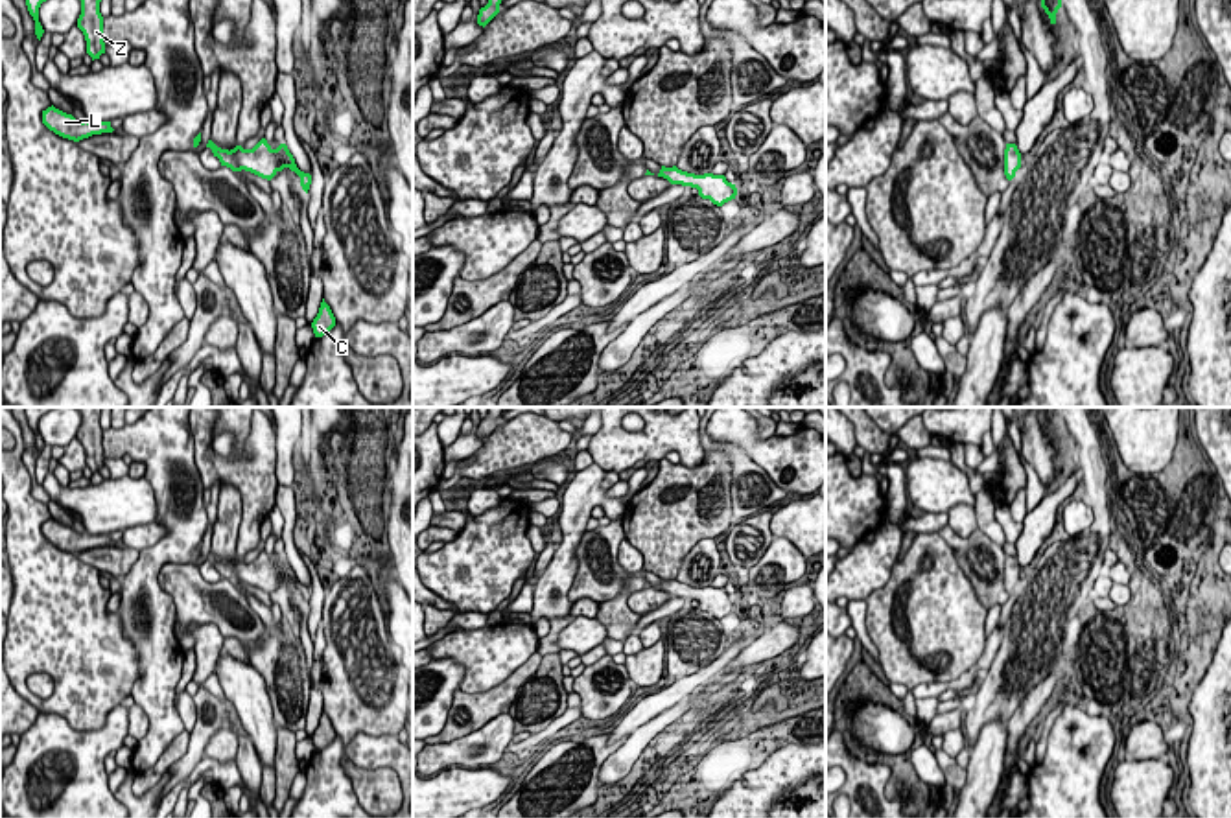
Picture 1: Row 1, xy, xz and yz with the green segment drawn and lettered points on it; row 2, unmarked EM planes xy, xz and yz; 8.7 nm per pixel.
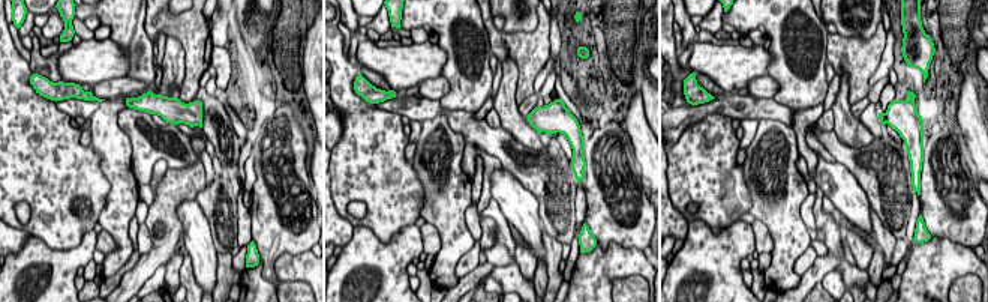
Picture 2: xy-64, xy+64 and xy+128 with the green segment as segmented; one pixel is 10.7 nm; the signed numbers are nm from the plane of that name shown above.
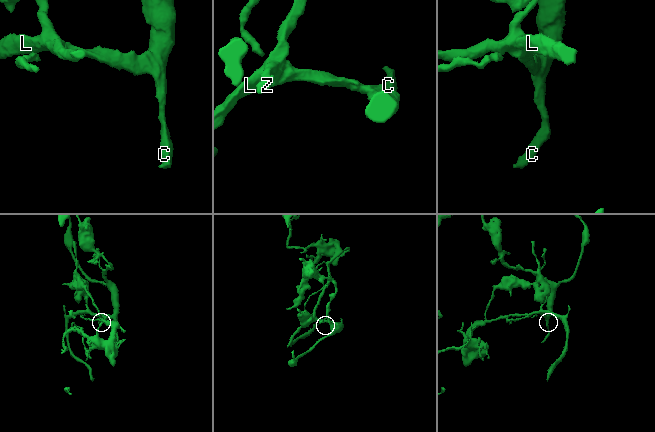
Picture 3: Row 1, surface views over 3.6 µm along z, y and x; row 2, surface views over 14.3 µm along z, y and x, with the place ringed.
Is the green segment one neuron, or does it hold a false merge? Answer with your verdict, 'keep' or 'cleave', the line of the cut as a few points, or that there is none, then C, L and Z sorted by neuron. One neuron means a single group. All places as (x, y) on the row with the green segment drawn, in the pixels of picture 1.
keep; cut none; groups C L Z

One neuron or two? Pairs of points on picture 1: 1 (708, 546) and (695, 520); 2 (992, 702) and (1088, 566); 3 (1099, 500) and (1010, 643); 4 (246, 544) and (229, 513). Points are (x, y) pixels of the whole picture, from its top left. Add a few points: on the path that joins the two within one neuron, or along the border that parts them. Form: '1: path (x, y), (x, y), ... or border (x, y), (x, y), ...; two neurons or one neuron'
1: border (714, 537), (704, 537), (691, 548), (679, 573); two neurons
2: path (1018, 667), (1029, 653), (1032, 616), (1053, 595); one neuron
3: path (1099, 535), (1045, 592), (1038, 608); one neuron
4: border (233, 487), (240, 496), (238, 557); two neurons

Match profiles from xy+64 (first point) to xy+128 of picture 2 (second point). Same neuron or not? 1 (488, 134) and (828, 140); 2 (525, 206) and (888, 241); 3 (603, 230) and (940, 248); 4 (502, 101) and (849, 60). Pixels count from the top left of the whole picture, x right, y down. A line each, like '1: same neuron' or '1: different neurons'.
1: same neuron
2: different neurons
3: different neurons
4: different neurons

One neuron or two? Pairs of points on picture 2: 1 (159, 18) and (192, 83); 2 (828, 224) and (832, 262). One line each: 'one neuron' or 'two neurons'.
1: one neuron
2: one neuron

